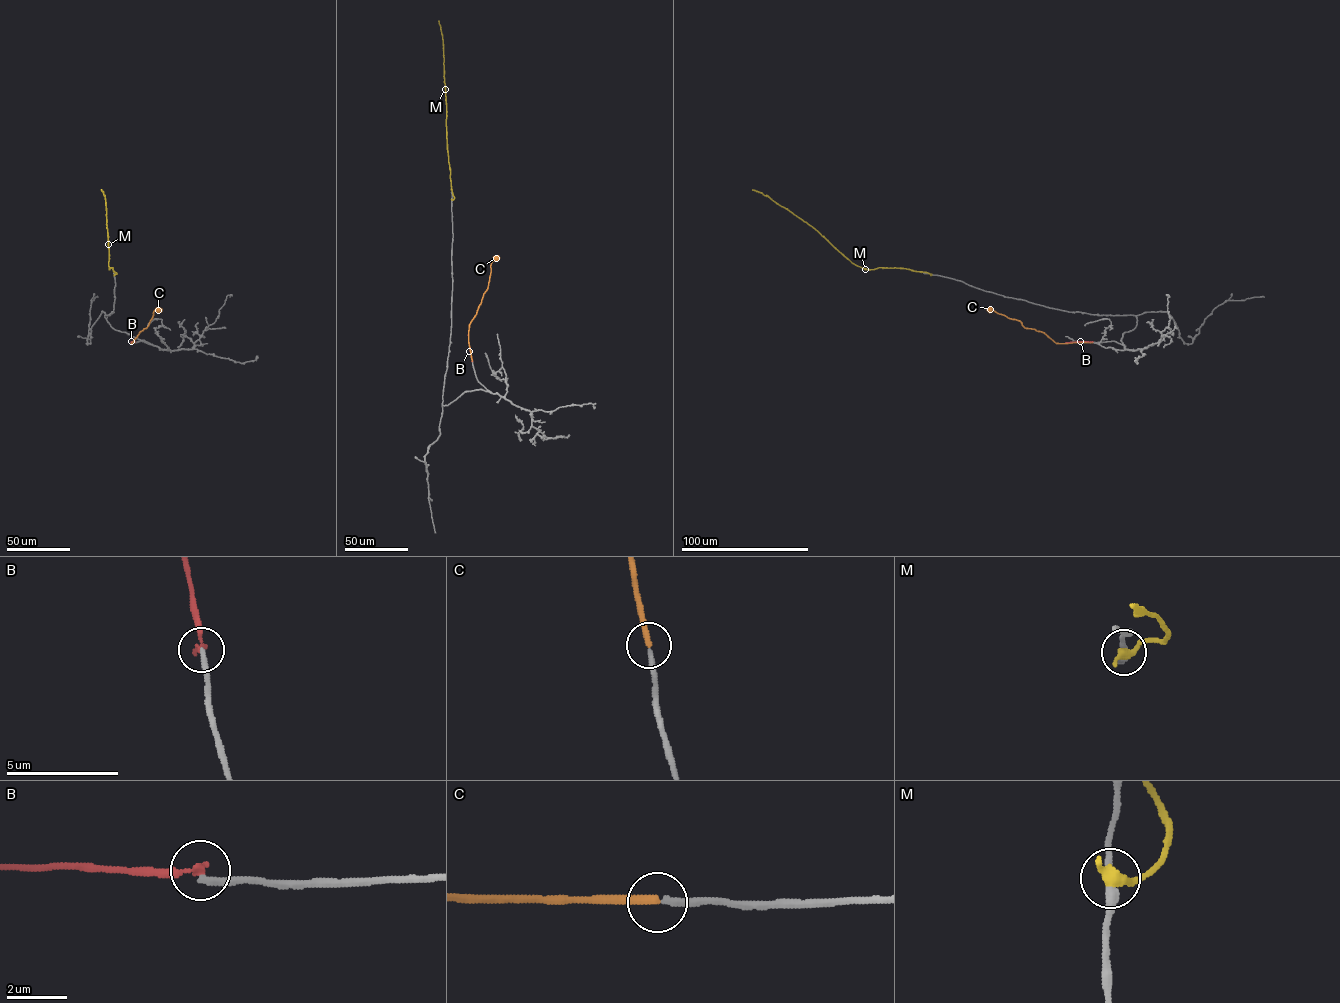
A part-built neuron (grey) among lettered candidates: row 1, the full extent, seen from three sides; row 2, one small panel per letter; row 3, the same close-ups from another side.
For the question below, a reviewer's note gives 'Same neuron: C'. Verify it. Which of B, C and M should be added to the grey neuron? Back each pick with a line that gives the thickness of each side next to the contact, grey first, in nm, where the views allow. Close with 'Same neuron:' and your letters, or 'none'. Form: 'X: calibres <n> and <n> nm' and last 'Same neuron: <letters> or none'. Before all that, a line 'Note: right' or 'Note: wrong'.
Note: right
C: calibres 240 and 280 nm
Same neuron: C

